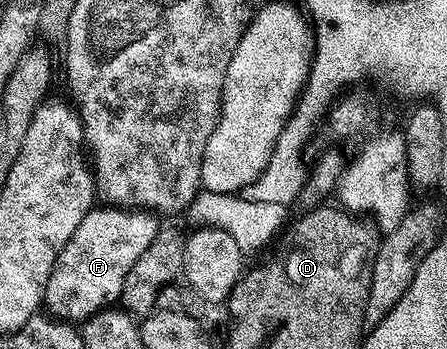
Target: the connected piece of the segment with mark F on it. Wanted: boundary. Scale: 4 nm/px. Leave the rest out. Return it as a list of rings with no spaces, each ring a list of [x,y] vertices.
[[[109,205],[91,209],[84,221],[76,225],[76,233],[72,233],[68,245],[64,245],[54,262],[44,288],[45,310],[50,310],[47,312],[59,321],[85,321],[107,304],[117,304],[128,269],[132,269],[136,257],[152,245],[152,237],[156,237],[159,226],[153,214],[141,209],[119,209]]]

